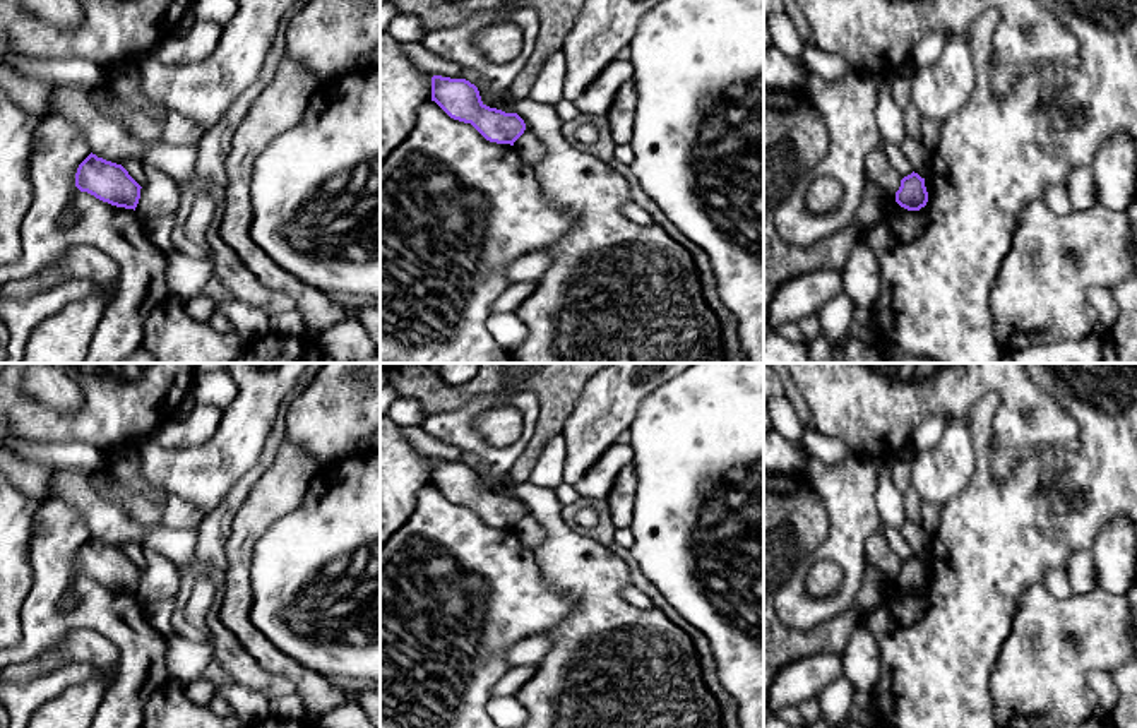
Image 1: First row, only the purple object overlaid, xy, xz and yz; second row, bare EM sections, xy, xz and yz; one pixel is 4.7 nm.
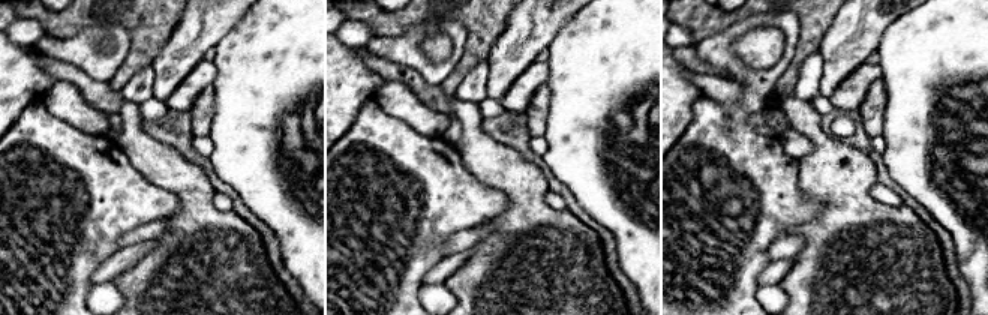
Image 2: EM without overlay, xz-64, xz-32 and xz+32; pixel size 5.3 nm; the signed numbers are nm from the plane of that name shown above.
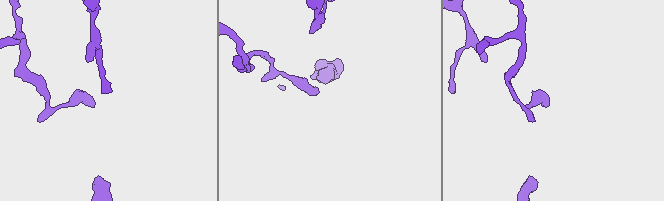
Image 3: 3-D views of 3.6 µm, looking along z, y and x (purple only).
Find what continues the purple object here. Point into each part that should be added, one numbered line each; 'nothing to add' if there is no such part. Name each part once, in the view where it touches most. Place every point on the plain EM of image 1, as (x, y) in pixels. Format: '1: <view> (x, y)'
nothing to add

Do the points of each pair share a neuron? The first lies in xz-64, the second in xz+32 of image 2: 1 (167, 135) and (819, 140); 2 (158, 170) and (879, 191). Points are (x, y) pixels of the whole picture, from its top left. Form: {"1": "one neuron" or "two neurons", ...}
{"1": "two neurons", "2": "two neurons"}

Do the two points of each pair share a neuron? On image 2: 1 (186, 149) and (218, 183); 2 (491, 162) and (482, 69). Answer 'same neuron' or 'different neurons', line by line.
1: same neuron
2: different neurons

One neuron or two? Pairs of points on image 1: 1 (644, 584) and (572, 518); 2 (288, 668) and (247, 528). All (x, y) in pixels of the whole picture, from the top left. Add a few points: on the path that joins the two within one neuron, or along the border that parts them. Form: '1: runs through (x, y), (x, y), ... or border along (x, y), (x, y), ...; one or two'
1: runs through (632, 564), (593, 528); one
2: runs through (252, 638), (238, 622), (238, 564); one

